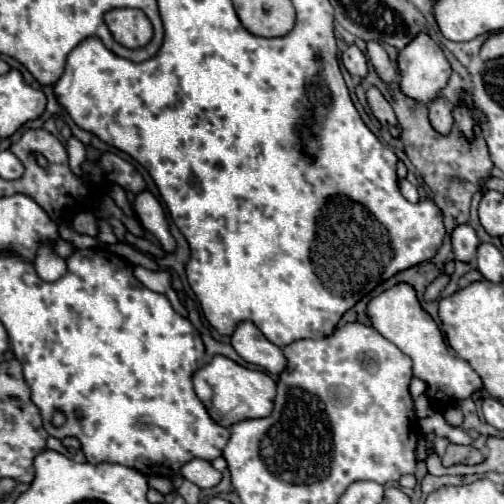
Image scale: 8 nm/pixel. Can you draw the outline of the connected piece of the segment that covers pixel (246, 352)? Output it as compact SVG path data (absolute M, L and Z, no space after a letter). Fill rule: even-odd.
M242 322L234 334L232 334L232 346L234 350L254 366L264 368L268 374L282 374L286 368L284 354L278 346L268 342L264 334L252 324L252 322Z

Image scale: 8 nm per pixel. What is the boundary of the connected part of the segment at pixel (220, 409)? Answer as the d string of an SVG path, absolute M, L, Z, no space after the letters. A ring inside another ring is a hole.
M214 356L208 364L204 364L192 374L192 380L196 394L204 402L210 418L224 428L250 418L266 418L274 408L276 396L274 378L260 370L248 370L226 356Z

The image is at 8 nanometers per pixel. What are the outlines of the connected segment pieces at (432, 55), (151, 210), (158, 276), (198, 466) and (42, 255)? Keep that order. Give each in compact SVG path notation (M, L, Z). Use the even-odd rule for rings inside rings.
M420 34L400 52L402 92L418 102L434 100L450 76L450 64L428 34Z
M148 190L140 192L140 196L136 196L134 210L136 210L136 216L142 222L142 226L150 234L154 234L158 238L158 242L162 244L162 248L166 252L174 252L176 244L174 244L174 238L172 238L172 234L168 230L168 222L166 222L164 210L162 210L160 202Z
M134 266L134 276L146 286L150 288L152 292L158 292L158 294L164 294L170 304L174 306L176 312L180 312L182 316L186 316L186 310L184 306L178 302L178 296L172 288L172 274L168 270L158 270L158 272L152 272L152 270L146 270L142 266Z
M194 458L194 460L186 462L180 468L180 476L194 482L200 488L212 488L222 478L222 474L216 468L212 468L212 464L208 460L200 460L200 458Z
M42 242L38 246L38 252L36 252L36 272L42 280L46 282L54 282L58 280L64 272L66 272L66 266L64 266L64 258L60 258L56 252L54 252L54 244L52 242Z

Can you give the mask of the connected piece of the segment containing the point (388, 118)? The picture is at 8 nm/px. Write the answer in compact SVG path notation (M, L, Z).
M370 88L366 92L366 98L368 98L368 104L372 108L372 114L378 118L378 122L382 124L382 128L388 128L388 130L398 130L398 120L396 120L396 114L392 110L392 106L388 104L388 100L382 96L382 92L378 88Z

